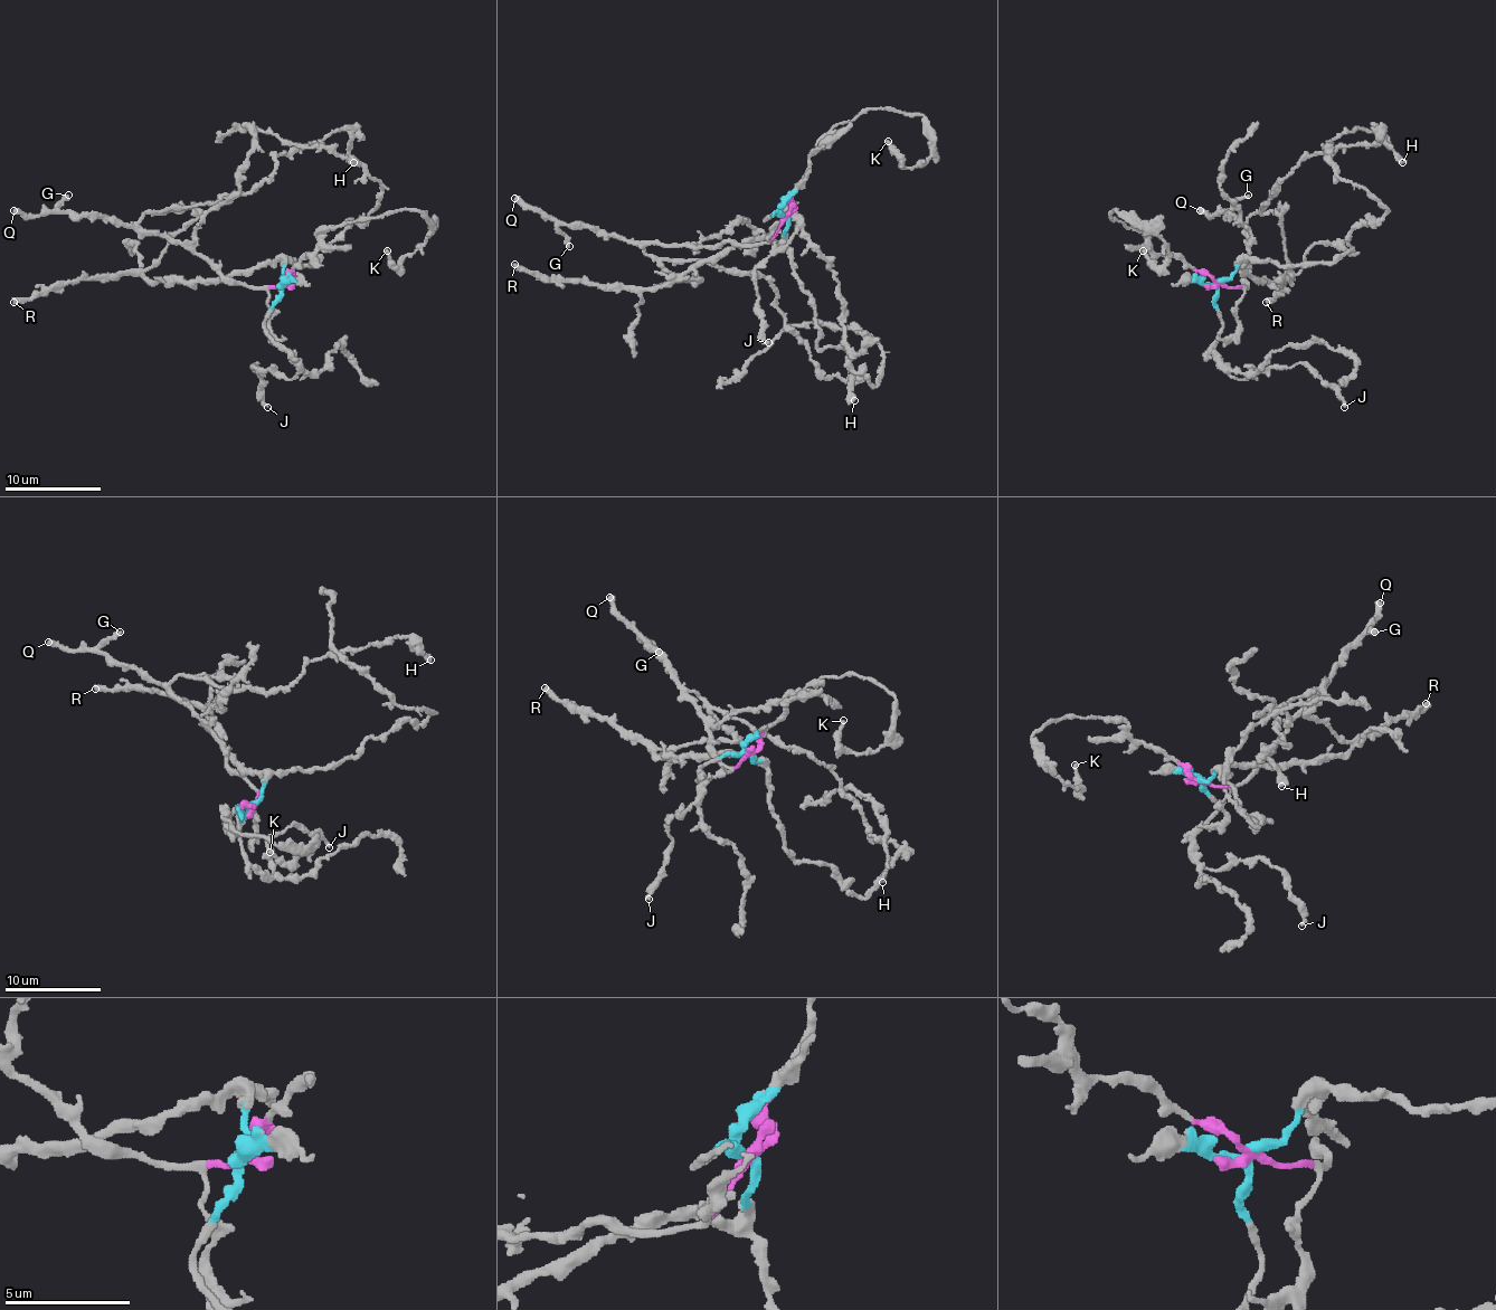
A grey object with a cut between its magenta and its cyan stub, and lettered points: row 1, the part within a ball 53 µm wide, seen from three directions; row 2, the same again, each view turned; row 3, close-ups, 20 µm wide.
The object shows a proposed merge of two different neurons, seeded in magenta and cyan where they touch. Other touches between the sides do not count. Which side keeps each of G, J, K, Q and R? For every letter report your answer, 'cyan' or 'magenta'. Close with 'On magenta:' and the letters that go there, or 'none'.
G: magenta
J: cyan
K: magenta
Q: magenta
R: cyan
On magenta: G, K, Q

